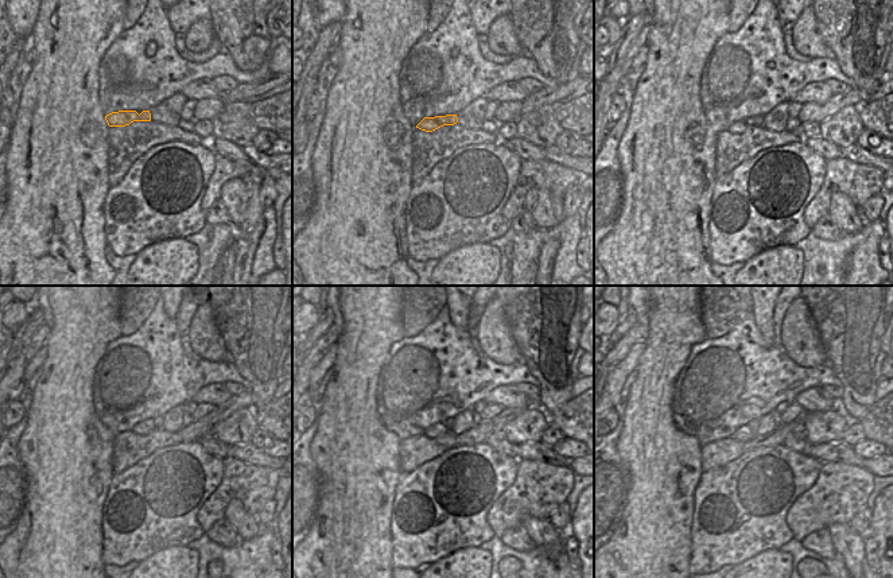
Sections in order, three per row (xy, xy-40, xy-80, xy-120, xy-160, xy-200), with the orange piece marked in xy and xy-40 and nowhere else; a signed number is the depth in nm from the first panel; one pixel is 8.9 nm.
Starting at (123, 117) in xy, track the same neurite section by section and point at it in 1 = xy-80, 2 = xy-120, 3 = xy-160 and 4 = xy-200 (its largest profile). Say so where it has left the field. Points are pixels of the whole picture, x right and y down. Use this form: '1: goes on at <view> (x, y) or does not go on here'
1: goes on at xy-80 (737, 127)
2: goes on at xy-120 (142, 427)
3: goes on at xy-160 (439, 429)
4: goes on at xy-200 (744, 433)

